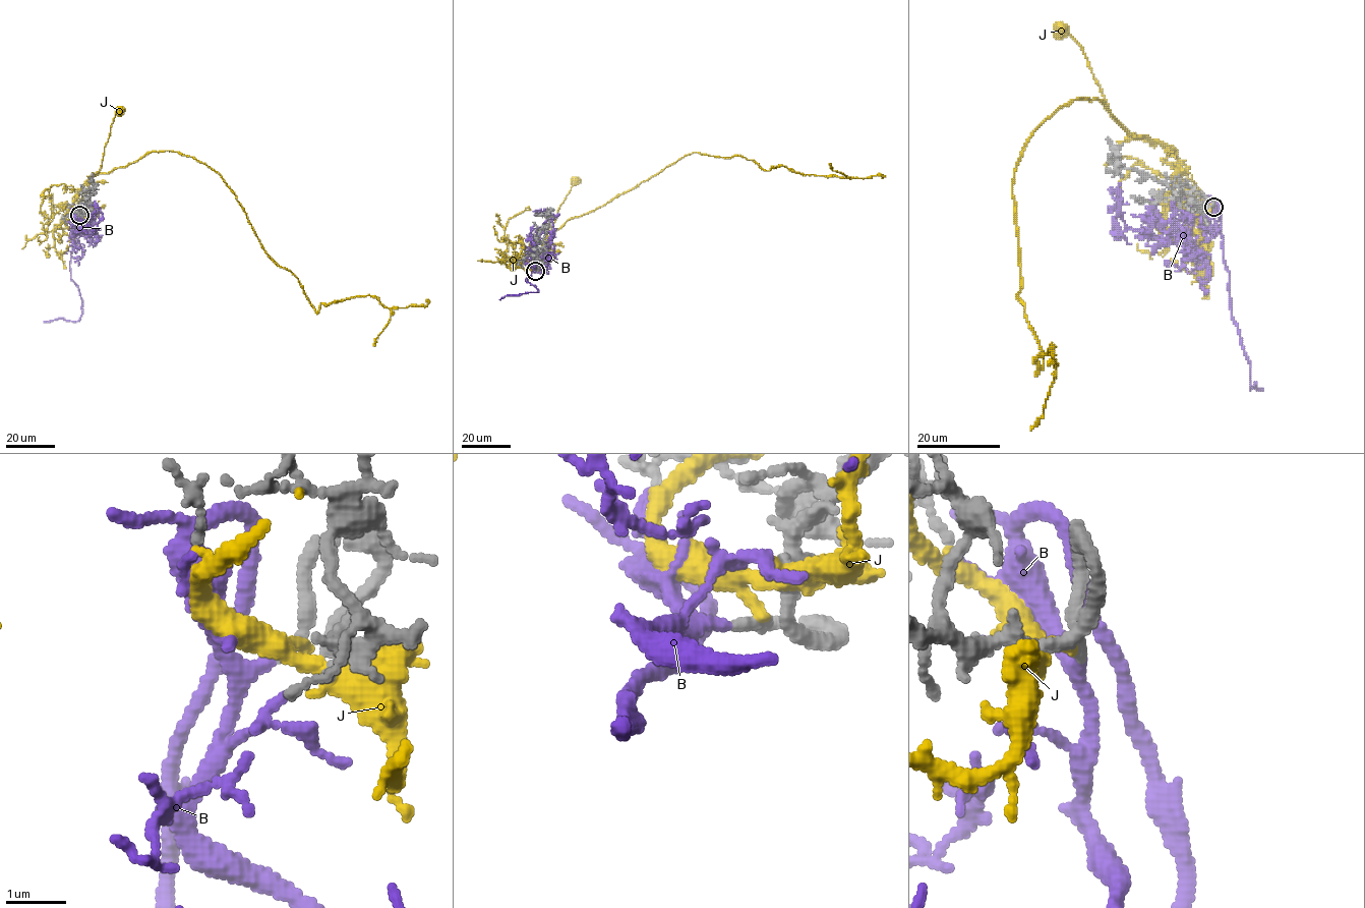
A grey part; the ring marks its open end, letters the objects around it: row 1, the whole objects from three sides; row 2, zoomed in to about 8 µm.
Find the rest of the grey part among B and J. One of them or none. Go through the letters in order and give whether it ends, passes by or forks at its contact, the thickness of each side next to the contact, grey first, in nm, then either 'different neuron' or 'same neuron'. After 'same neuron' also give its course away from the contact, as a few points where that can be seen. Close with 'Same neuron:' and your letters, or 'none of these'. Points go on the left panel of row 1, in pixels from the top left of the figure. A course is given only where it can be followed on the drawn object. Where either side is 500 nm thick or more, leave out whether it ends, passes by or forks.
B: it passes by | 200/200 nm | same neuron | via (79, 214), (69, 270), (82, 301), (82, 315), (75, 322), (59, 318), (44, 321)
J: it passes by | 240/280 nm | different neuron
Same neuron: B

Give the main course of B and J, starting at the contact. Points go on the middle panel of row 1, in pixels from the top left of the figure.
B: (535, 270), (525, 279), (538, 292), (508, 295), (499, 299)
J: (536, 270), (533, 266), (537, 260), (531, 251), (538, 250), (546, 241), (557, 210), (575, 180)

